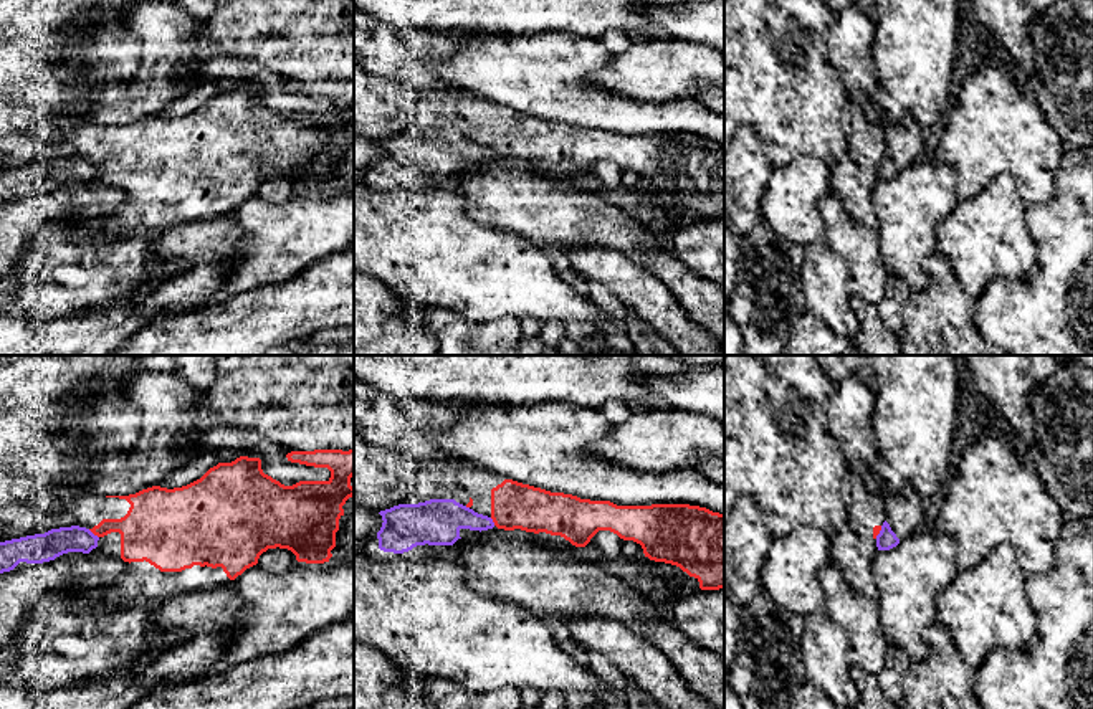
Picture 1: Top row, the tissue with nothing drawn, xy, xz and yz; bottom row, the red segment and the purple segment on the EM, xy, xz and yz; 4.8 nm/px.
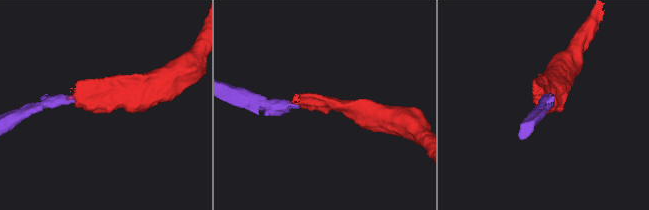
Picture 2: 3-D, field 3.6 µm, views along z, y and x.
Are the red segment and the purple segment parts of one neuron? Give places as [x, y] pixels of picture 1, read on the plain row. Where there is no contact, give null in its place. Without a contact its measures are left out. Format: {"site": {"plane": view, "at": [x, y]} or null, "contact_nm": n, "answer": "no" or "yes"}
{"site": {"plane": "xy", "at": [93, 162]}, "contact_nm": 70, "answer": "no"}

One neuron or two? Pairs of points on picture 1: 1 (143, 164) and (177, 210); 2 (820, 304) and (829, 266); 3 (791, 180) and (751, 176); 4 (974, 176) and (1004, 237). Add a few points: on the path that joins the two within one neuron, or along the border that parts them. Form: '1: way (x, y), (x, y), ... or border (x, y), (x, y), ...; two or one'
1: way (154, 176), (176, 199); one
2: way (825, 295), (827, 276); one
3: border (774, 167), (764, 190), (761, 215); two
4: border (1021, 195), (1011, 176), (997, 174), (958, 200); two

